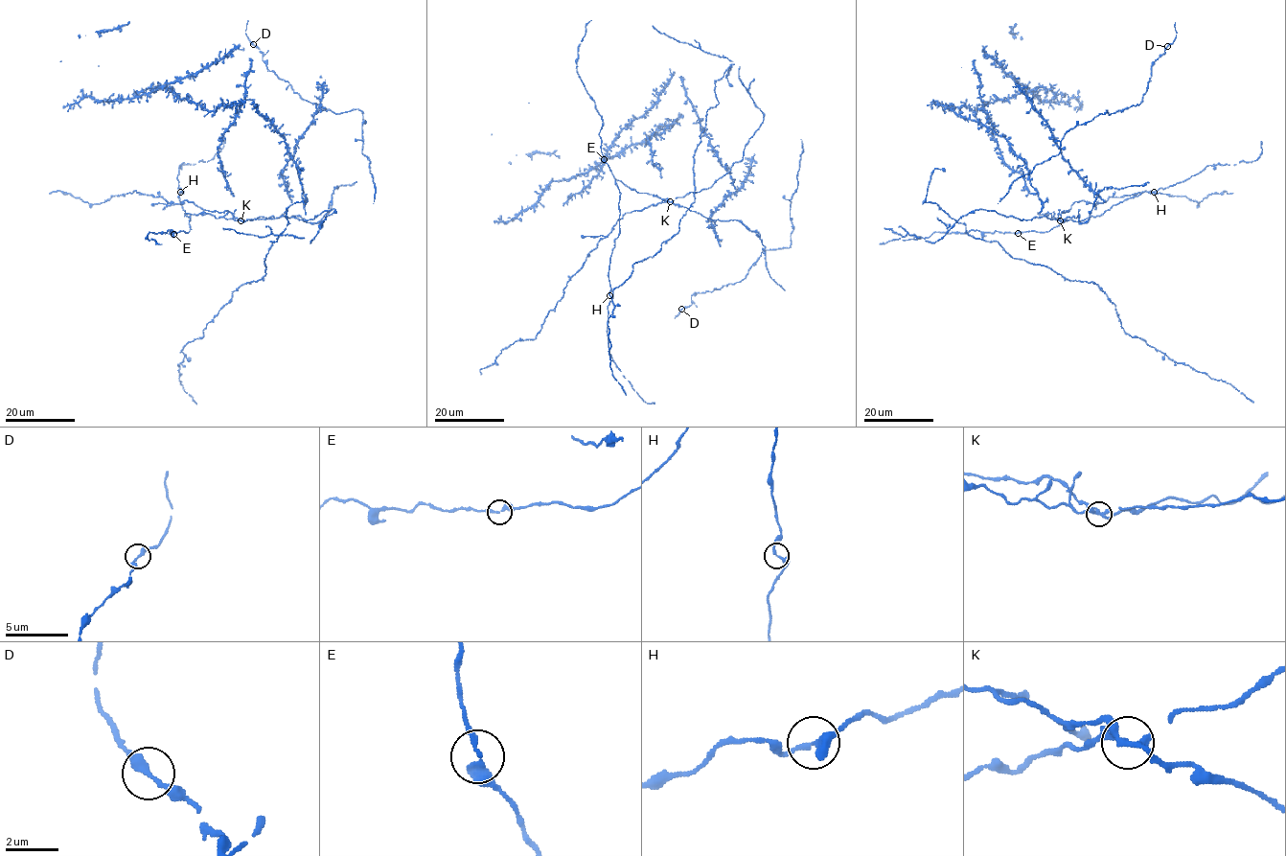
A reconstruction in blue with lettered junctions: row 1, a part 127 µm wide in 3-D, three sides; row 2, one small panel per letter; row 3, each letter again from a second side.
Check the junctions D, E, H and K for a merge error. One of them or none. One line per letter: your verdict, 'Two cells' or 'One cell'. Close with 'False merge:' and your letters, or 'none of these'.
D: One cell
E: One cell
H: One cell
K: Two cells
False merge: K

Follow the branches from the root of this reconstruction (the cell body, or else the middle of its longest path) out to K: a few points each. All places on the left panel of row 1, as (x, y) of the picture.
K: (302, 219), (280, 217), (241, 220)

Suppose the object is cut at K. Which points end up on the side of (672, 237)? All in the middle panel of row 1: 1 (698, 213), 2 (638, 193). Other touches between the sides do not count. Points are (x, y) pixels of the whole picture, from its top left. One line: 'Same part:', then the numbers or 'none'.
Same part: none

